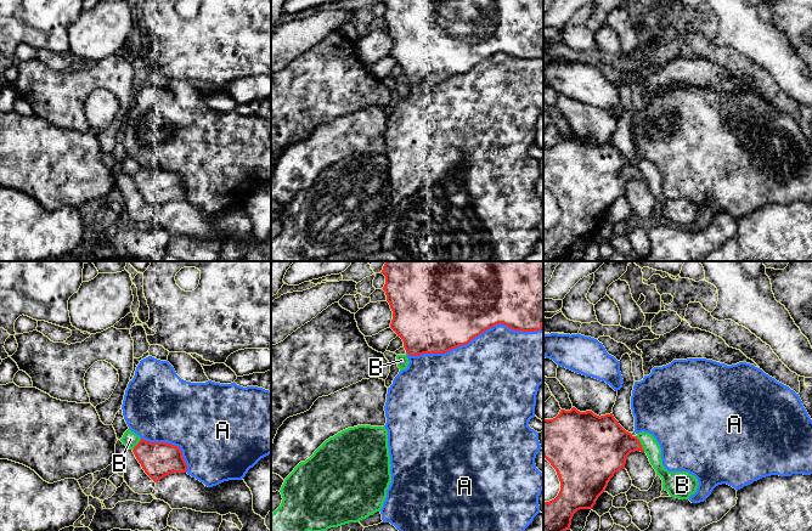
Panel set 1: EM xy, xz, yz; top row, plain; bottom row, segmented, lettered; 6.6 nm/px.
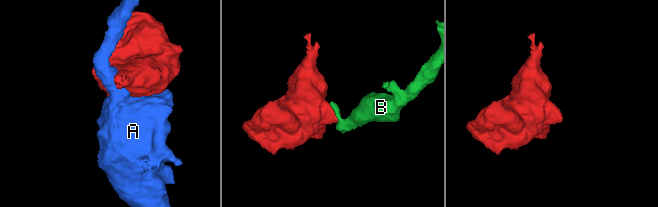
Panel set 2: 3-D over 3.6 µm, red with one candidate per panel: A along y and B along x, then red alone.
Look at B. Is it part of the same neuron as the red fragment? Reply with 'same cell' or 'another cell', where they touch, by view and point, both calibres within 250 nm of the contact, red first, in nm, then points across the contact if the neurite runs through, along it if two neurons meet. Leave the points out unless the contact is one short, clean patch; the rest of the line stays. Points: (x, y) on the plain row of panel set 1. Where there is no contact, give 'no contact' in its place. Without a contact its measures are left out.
another cell; meets red in yz at (639, 171); 360 nm thick on the red side, 110 nm on the other

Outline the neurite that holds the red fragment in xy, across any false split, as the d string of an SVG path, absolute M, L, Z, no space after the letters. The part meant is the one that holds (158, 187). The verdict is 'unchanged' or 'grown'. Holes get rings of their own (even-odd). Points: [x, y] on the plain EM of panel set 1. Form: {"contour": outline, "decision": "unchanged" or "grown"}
{"contour": "M141 166L132 180L154 210L171 200L186 200L187 198L180 175L171 171L150 170Z", "decision": "unchanged"}

